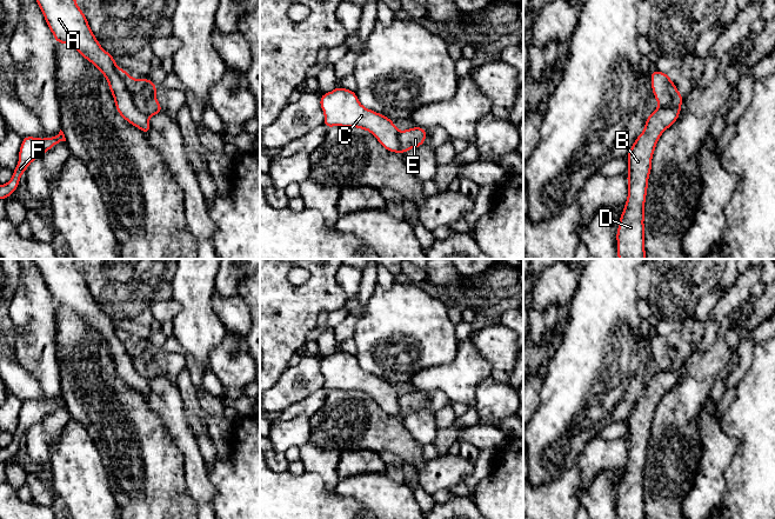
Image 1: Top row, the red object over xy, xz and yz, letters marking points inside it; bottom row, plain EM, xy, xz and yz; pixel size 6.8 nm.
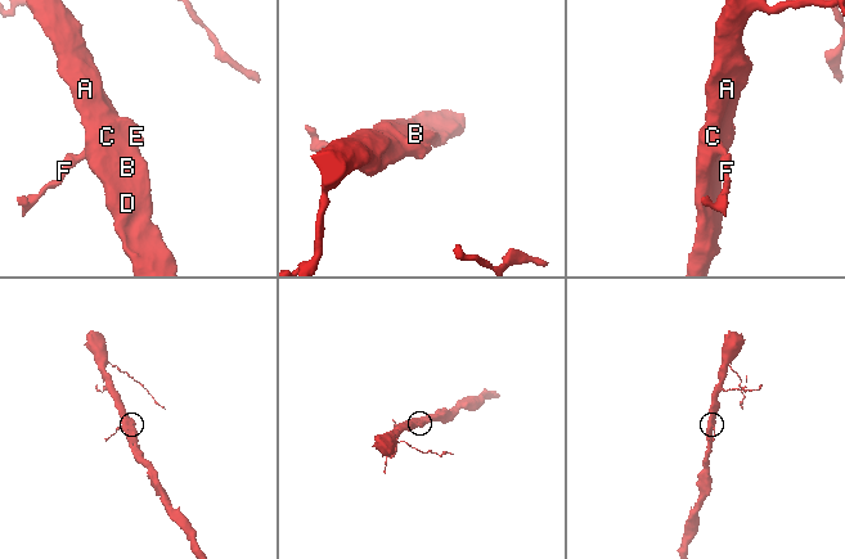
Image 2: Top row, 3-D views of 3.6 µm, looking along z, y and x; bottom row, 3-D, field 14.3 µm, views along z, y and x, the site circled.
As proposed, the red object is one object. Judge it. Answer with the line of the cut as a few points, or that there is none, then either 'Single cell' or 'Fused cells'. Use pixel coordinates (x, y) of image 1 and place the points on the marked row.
Split along xy (117, 66), (118, 74), (128, 85), (133, 104), (147, 117). Fused cells

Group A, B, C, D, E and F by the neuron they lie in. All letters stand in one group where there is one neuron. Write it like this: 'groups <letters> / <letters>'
groups A B C D F / E

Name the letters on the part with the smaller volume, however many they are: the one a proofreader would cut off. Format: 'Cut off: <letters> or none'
Cut off: E

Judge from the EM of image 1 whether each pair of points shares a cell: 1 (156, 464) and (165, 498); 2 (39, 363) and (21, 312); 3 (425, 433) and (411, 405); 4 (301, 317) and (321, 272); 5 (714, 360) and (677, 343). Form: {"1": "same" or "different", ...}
{"1": "same", "2": "same", "3": "different", "4": "same", "5": "different"}

